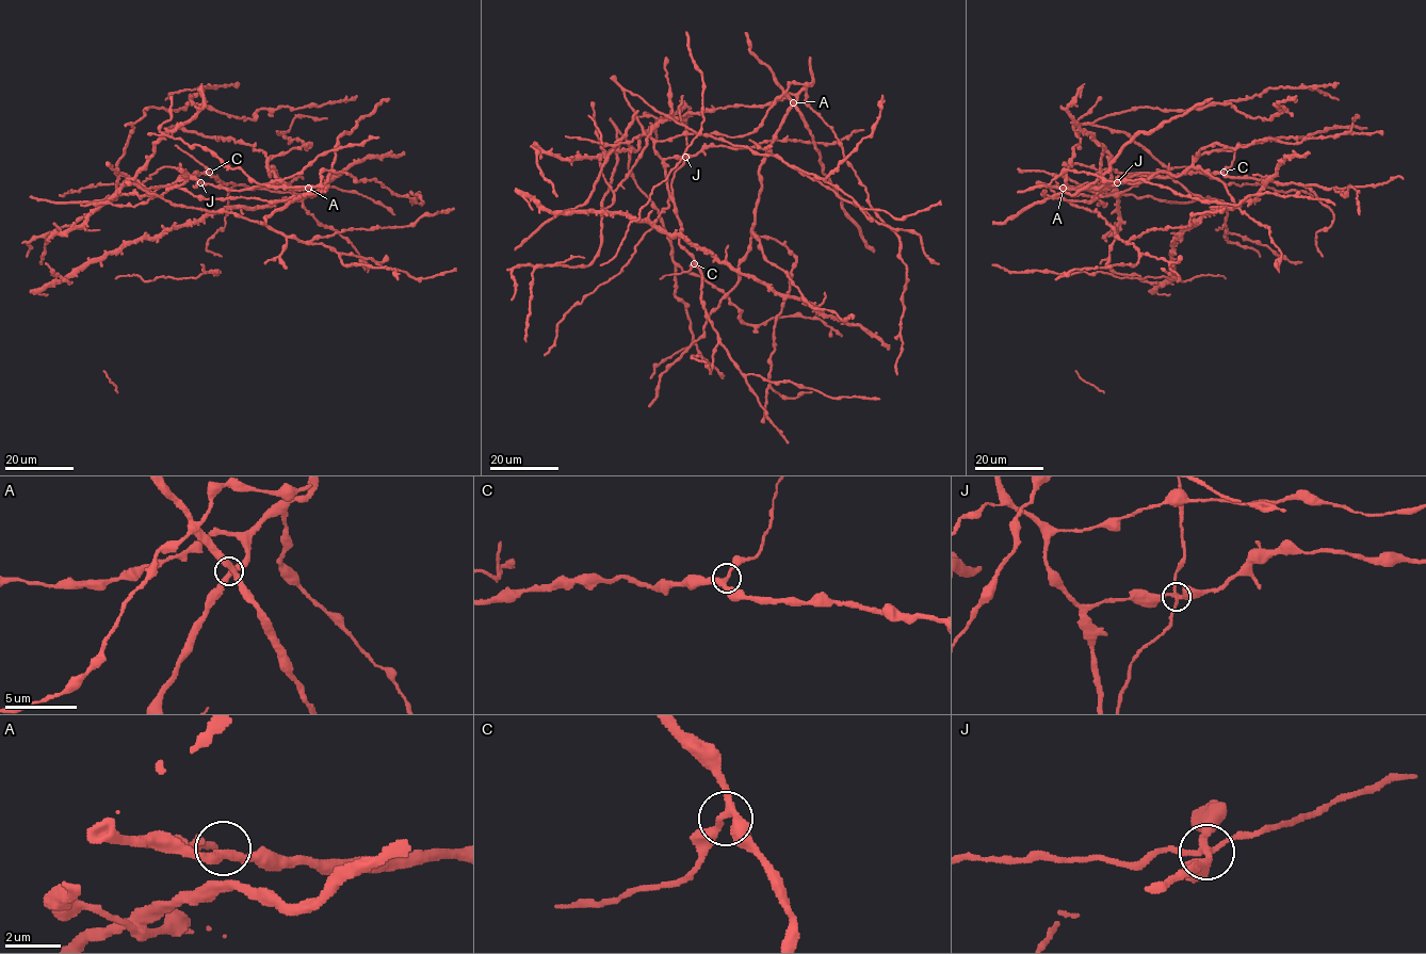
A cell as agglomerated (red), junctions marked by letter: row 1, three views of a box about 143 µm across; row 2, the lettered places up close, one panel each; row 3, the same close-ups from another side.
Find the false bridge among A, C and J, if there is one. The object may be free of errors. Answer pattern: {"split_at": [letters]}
{"split_at": ["J"]}

